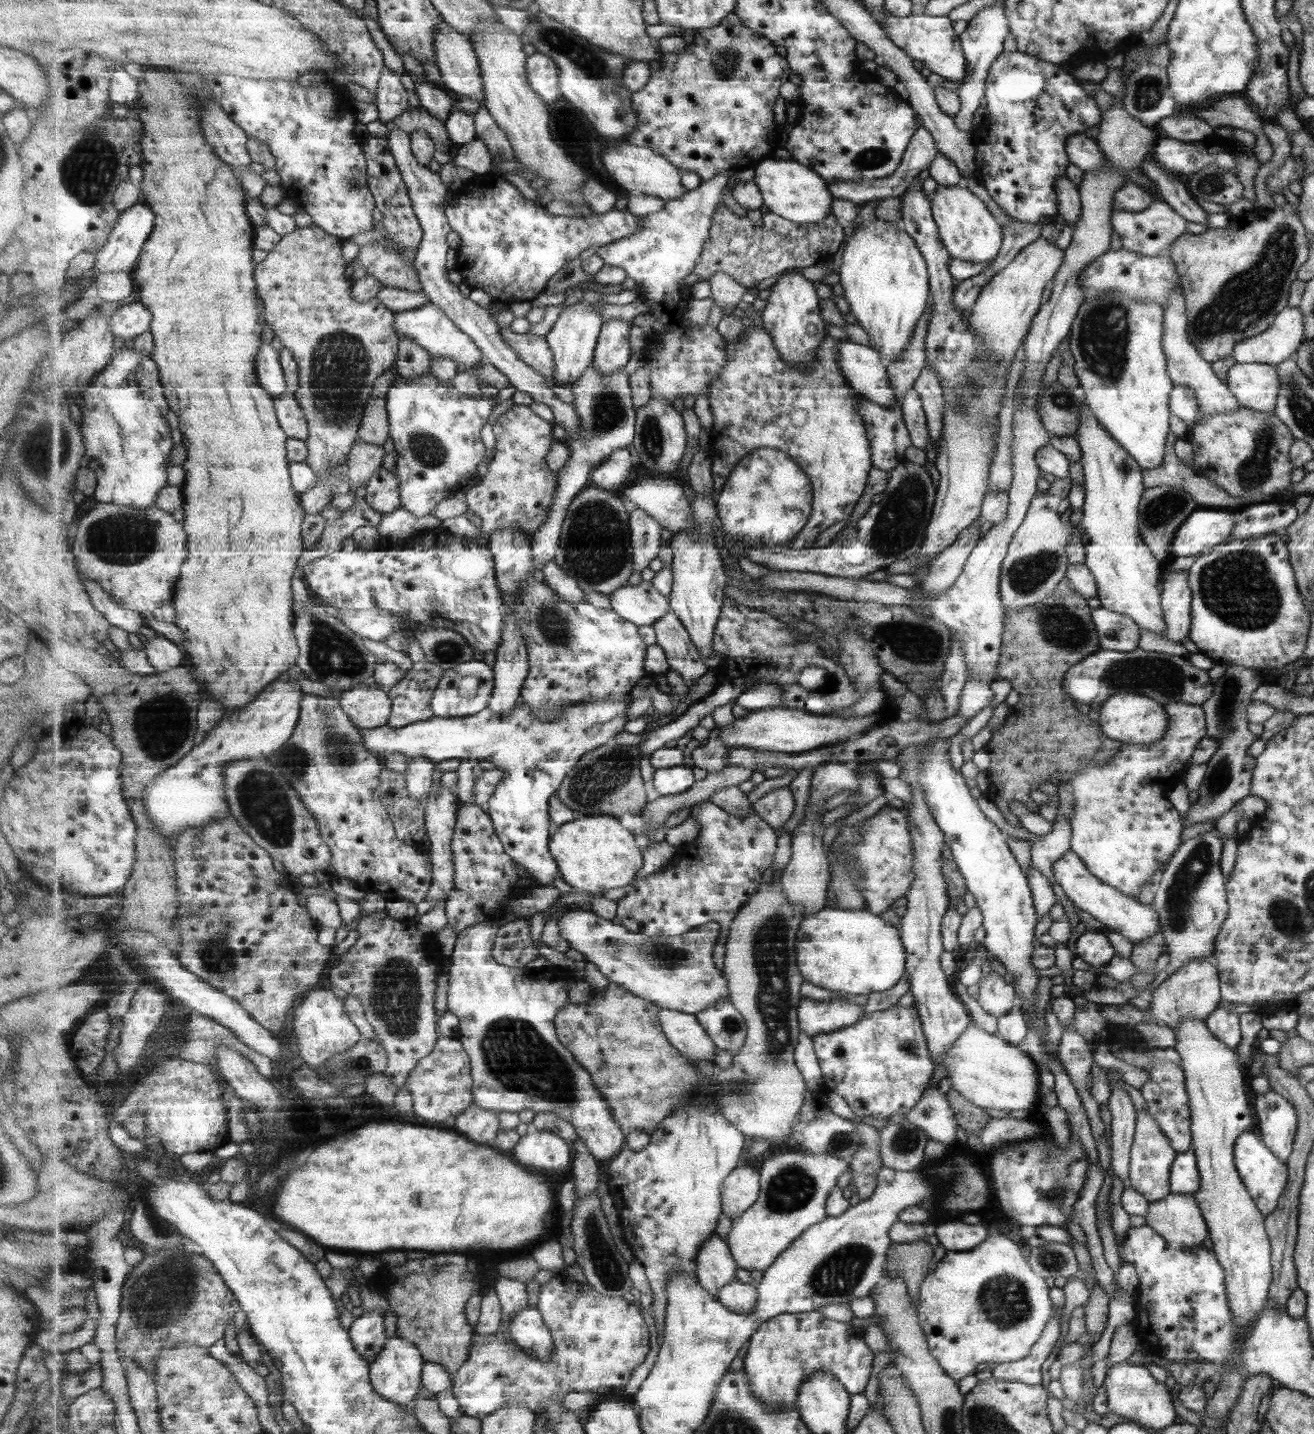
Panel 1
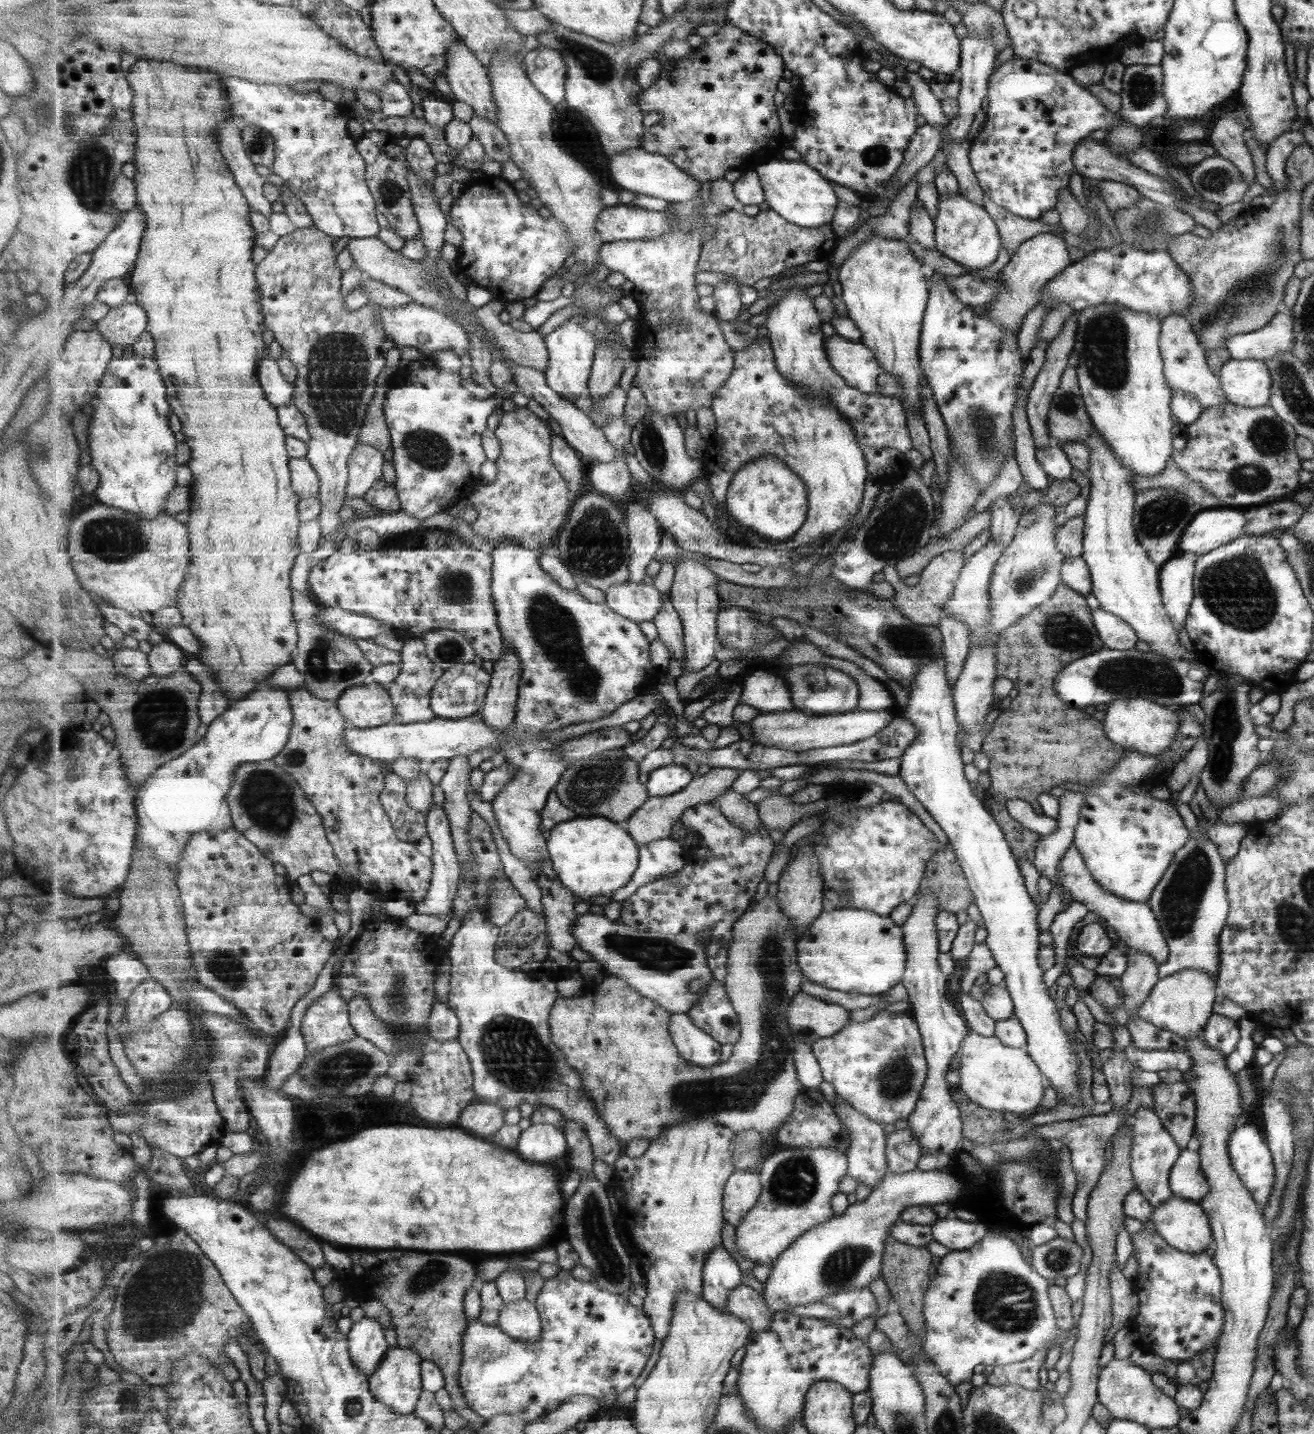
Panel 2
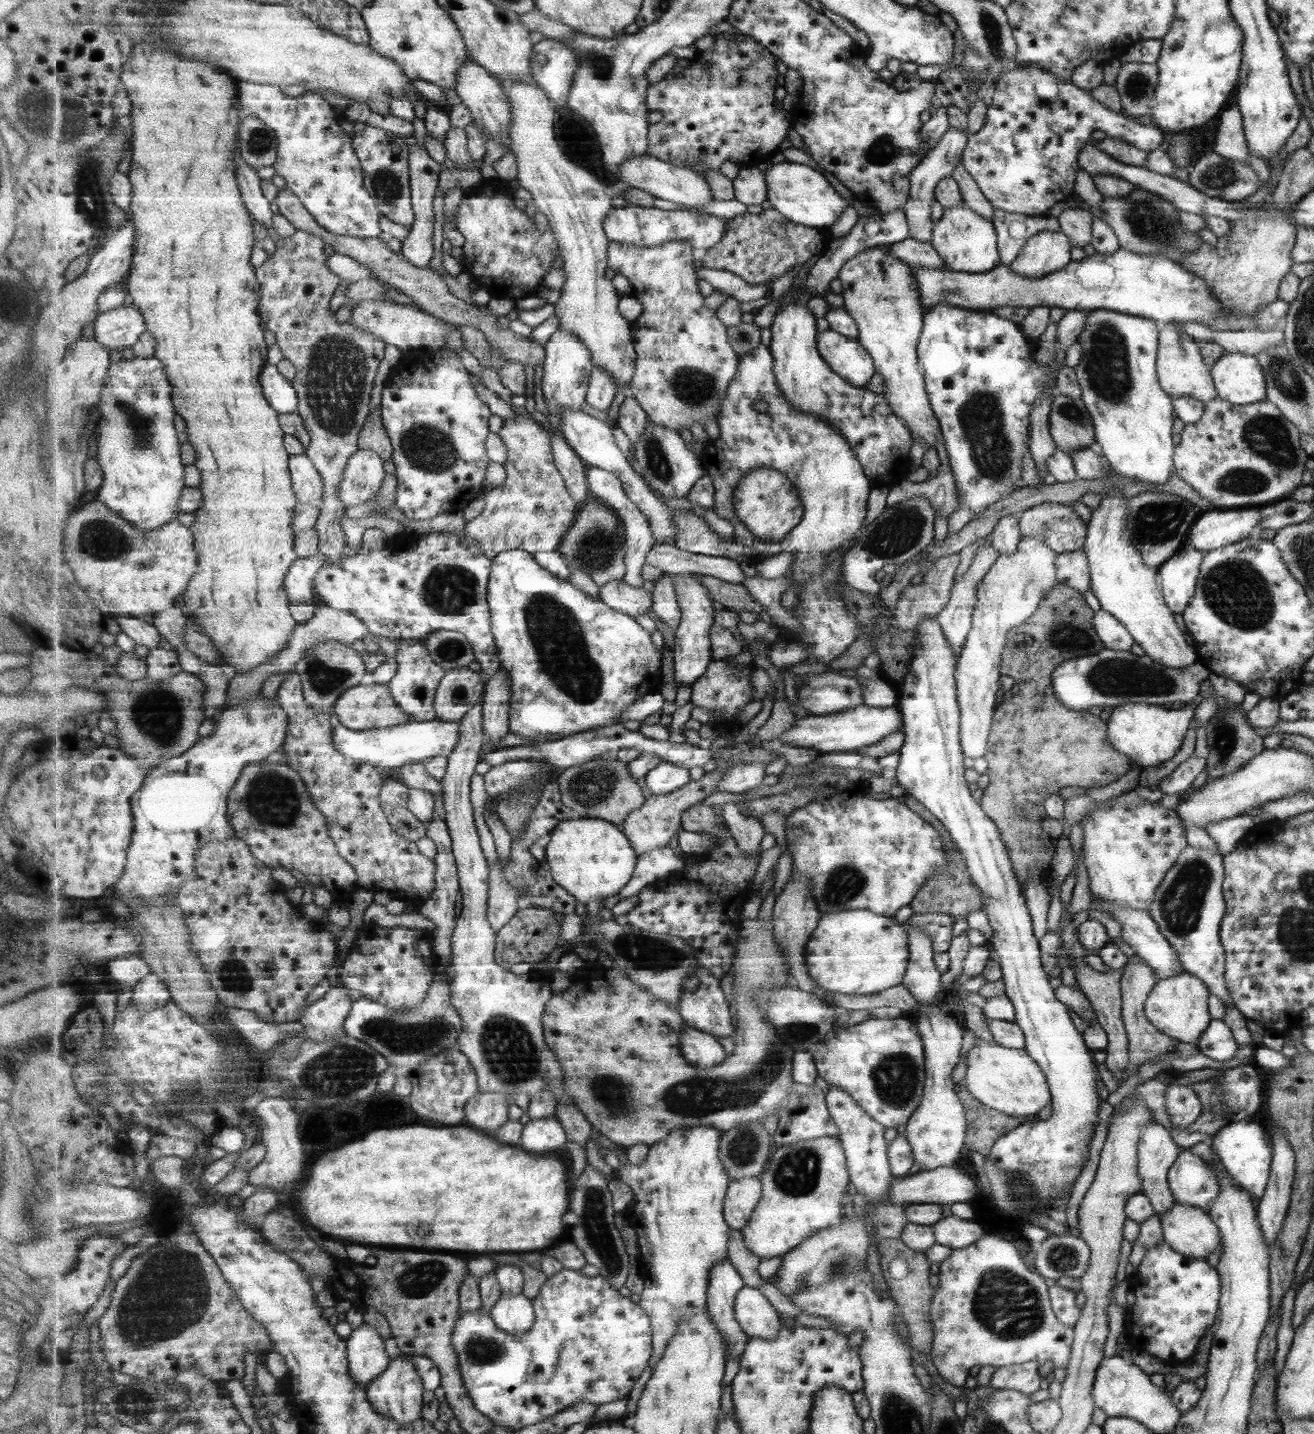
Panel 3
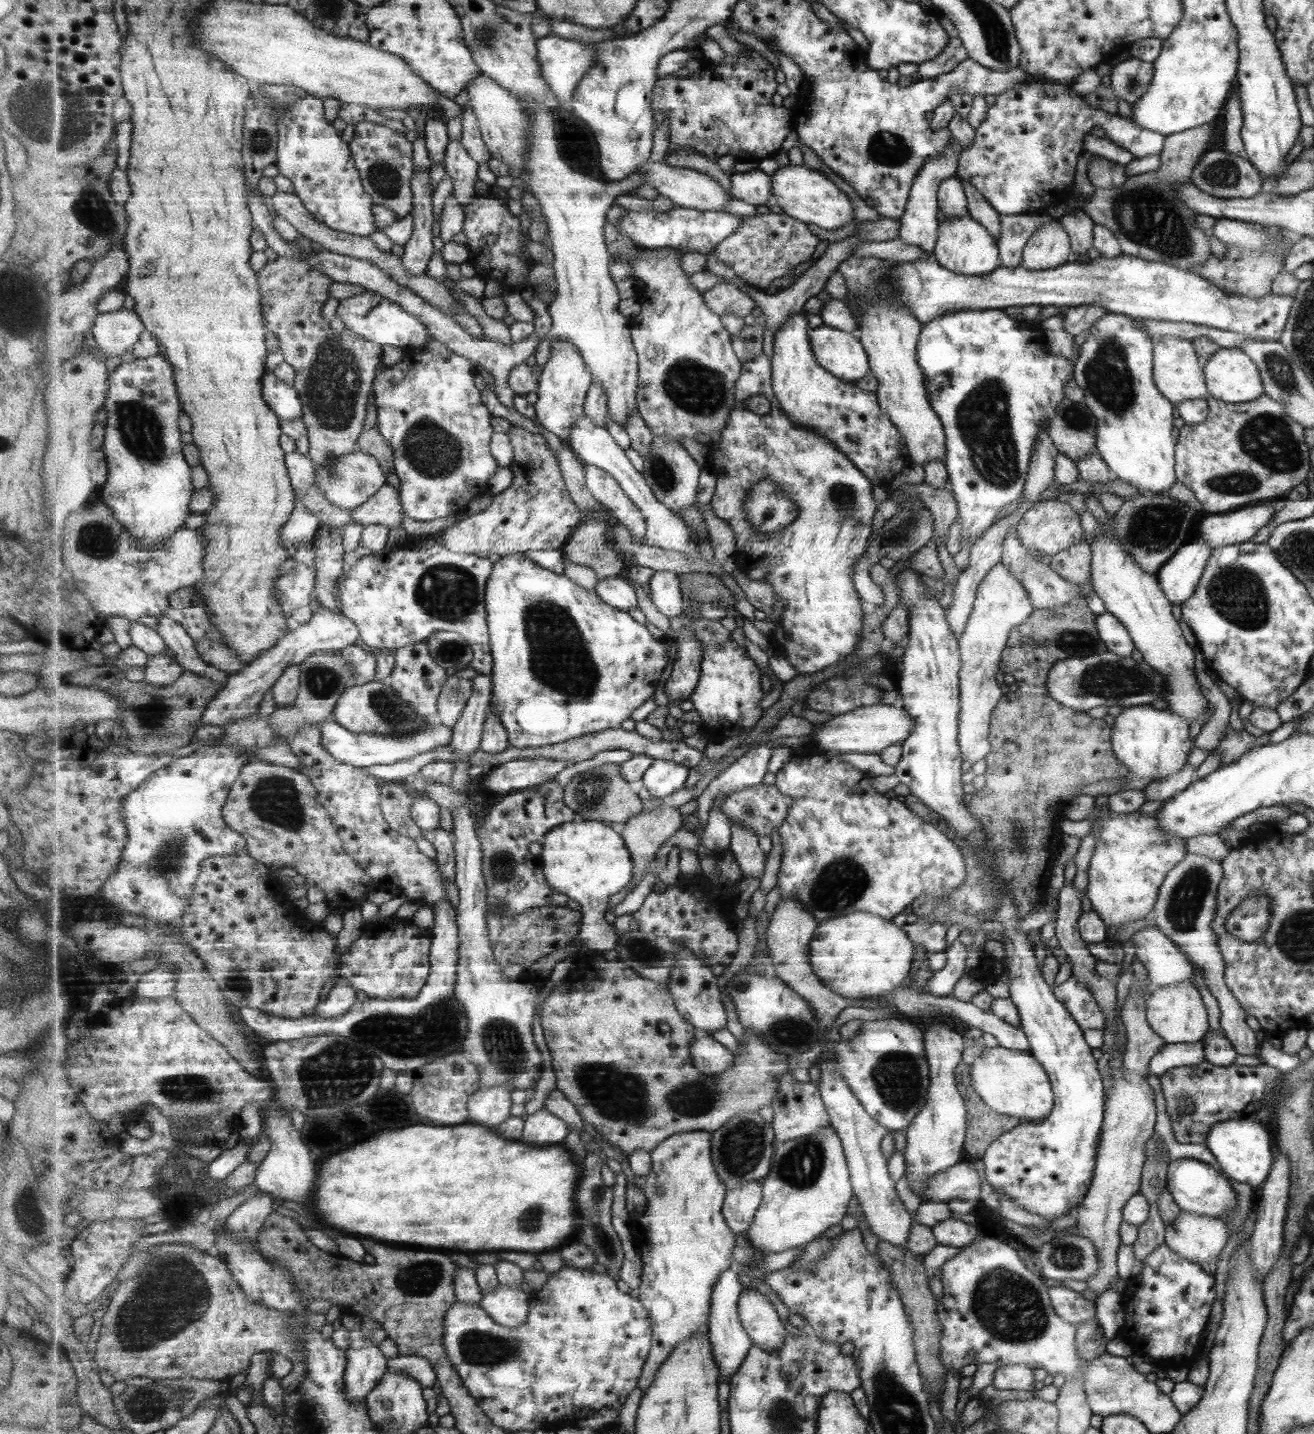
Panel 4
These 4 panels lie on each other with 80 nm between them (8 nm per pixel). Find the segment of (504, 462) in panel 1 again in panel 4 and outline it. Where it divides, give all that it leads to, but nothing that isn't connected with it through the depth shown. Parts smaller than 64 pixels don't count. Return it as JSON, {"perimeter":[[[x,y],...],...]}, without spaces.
{"perimeter":[[[511,425],[507,434],[514,452],[509,466],[513,473],[513,481],[505,491],[493,496],[493,501],[487,509],[474,514],[471,518],[461,519],[445,530],[445,534],[438,534],[442,545],[451,552],[466,552],[468,555],[487,554],[498,558],[530,550],[563,550],[585,519],[567,488],[558,457],[549,448],[549,441],[539,433],[528,432],[514,425]]]}

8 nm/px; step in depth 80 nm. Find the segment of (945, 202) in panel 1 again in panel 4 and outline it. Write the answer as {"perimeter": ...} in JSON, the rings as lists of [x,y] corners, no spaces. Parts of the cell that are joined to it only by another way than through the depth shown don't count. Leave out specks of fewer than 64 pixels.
{"perimeter":[[[967,213],[961,217],[945,218],[945,222],[938,224],[932,259],[937,261],[942,268],[962,273],[965,276],[986,275],[1001,266],[996,241],[979,222],[973,220]]]}

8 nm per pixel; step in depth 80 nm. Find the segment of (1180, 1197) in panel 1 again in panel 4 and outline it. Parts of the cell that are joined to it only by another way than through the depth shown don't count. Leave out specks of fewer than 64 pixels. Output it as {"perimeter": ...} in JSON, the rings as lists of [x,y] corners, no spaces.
{"perimeter":[[[1180,1211],[1177,1219],[1164,1227],[1164,1243],[1179,1256],[1186,1257],[1193,1264],[1215,1265],[1219,1254],[1227,1242],[1229,1235],[1226,1224],[1222,1220],[1198,1216],[1187,1211]]]}

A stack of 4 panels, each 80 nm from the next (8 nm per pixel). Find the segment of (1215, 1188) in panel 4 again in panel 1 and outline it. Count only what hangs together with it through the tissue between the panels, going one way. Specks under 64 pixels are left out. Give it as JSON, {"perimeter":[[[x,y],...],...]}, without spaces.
{"perimeter":[[[1191,1149],[1176,1154],[1169,1170],[1168,1186],[1171,1194],[1193,1195],[1198,1192],[1197,1161]]]}

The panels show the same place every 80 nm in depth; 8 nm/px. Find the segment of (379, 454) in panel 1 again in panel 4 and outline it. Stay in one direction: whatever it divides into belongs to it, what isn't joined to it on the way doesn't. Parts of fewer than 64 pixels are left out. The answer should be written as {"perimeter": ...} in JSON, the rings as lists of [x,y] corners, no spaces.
{"perimeter":[[[349,453],[335,459],[327,468],[317,467],[316,482],[326,497],[338,507],[352,512],[365,504],[384,484],[387,476],[378,458],[369,453]]]}

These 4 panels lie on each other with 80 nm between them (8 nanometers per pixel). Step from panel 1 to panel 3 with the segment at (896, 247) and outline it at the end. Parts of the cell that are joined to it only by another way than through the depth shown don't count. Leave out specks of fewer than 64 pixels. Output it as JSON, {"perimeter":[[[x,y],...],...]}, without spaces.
{"perimeter":[[[877,245],[849,260],[840,272],[839,280],[843,284],[843,306],[855,318],[858,331],[855,339],[869,353],[874,372],[883,381],[882,393],[891,412],[904,422],[910,433],[910,466],[918,467],[926,448],[935,450],[936,436],[940,435],[941,428],[930,407],[923,369],[918,365],[917,344],[924,311],[919,304],[911,269],[903,261],[891,257],[887,246]]]}

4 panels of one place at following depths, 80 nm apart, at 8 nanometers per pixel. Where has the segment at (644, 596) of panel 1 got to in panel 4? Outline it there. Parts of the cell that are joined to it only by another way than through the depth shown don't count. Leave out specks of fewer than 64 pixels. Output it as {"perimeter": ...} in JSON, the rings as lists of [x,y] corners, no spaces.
{"perimeter":[[[625,575],[598,580],[595,589],[607,604],[615,608],[630,612],[631,608],[639,604],[635,588]]]}

